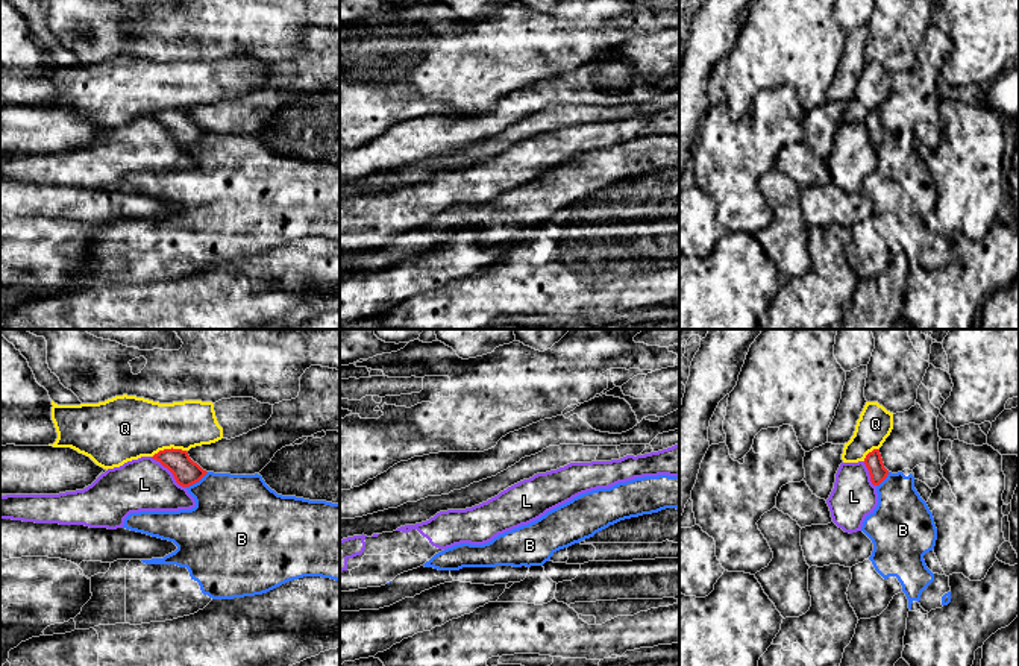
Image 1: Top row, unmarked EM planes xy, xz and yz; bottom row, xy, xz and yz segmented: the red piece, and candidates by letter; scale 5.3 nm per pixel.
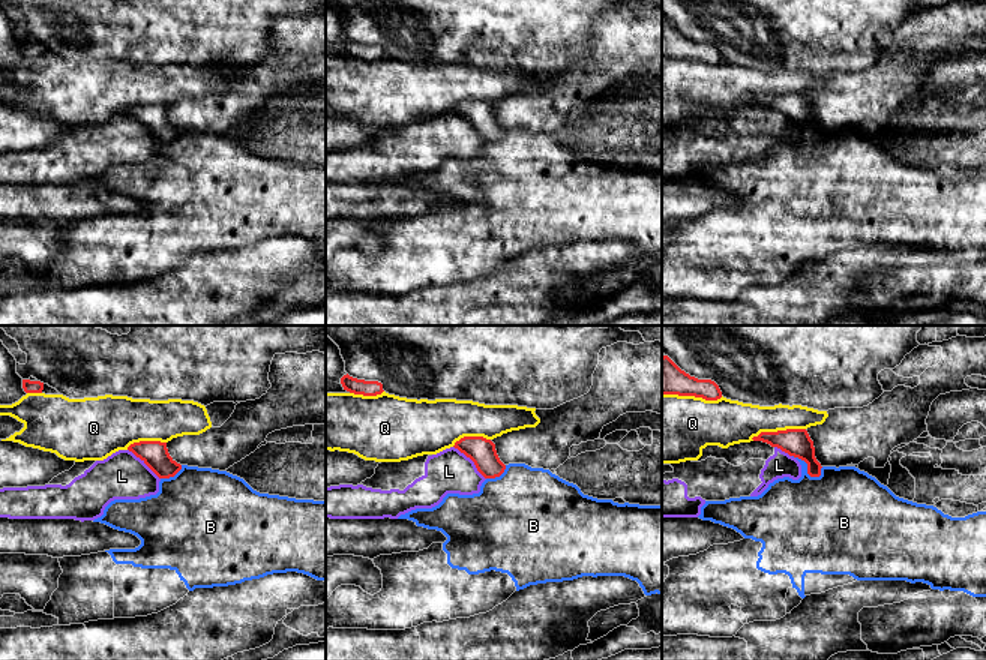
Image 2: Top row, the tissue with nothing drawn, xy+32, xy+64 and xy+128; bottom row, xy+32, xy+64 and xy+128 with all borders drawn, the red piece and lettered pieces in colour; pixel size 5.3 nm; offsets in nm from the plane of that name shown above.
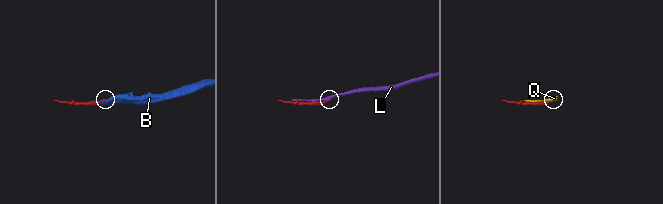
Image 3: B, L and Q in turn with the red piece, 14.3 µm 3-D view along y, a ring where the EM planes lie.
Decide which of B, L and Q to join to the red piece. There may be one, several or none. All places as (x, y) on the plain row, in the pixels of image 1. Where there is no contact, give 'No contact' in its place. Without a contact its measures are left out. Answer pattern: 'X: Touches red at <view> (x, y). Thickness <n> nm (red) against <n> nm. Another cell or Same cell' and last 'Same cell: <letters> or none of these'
B: Touches red at xy (196, 141). Thickness 140 nm (red) against 400 nm. Another cell
L: Touches red at xy (169, 129). Thickness 140 nm (red) against 280 nm. Another cell
Q: Touches red at xy (169, 109). Thickness 140 nm (red) against 340 nm. Another cell
Same cell: none of these

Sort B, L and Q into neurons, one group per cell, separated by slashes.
B / L / Q

